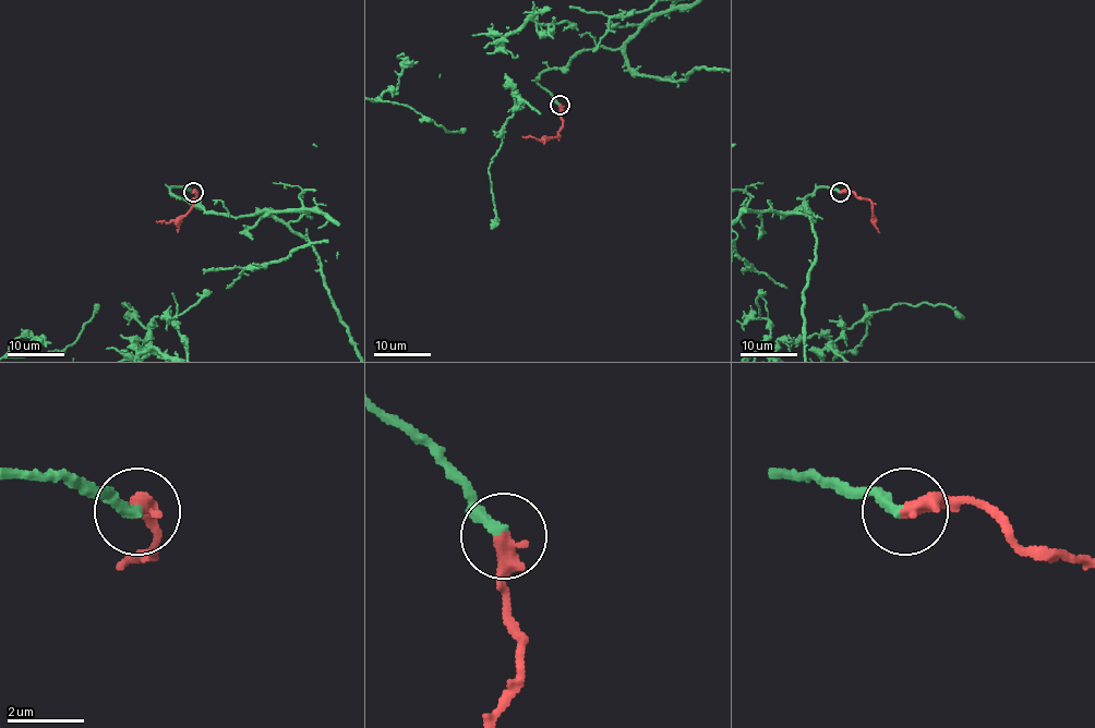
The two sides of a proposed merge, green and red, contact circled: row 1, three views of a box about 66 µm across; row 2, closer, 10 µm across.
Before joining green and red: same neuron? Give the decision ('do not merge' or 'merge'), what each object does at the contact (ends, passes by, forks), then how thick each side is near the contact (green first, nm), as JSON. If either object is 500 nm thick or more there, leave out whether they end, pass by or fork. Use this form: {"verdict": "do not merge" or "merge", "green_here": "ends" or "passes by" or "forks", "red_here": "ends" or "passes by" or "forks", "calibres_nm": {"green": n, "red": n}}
{"verdict": "merge", "green_here": "ends", "red_here": "ends", "calibres_nm": {"green": 300, "red": 440}}

